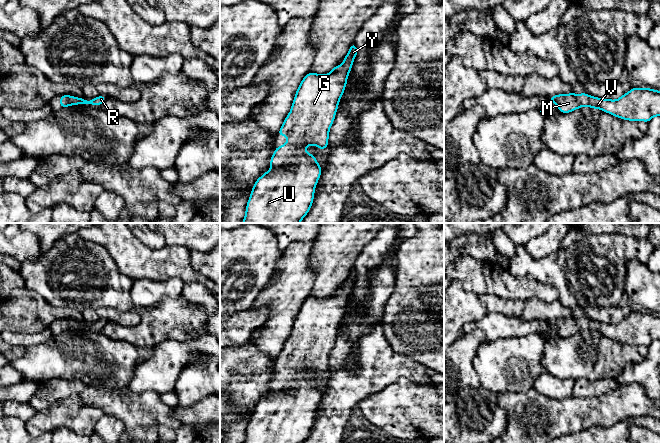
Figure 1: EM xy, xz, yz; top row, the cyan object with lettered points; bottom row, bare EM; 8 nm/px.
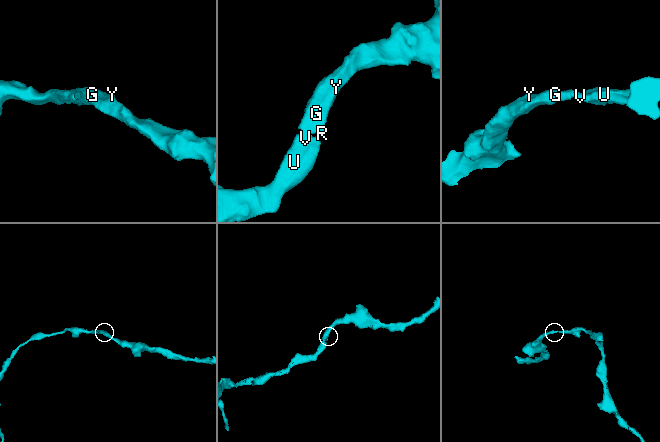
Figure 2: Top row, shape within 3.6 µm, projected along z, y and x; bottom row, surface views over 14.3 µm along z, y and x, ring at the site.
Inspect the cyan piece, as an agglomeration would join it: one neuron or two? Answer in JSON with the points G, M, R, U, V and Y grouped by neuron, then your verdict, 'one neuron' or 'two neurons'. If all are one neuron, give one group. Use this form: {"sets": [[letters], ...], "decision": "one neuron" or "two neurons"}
{"sets": [["G", "M", "R", "U", "V", "Y"]], "decision": "one neuron"}

